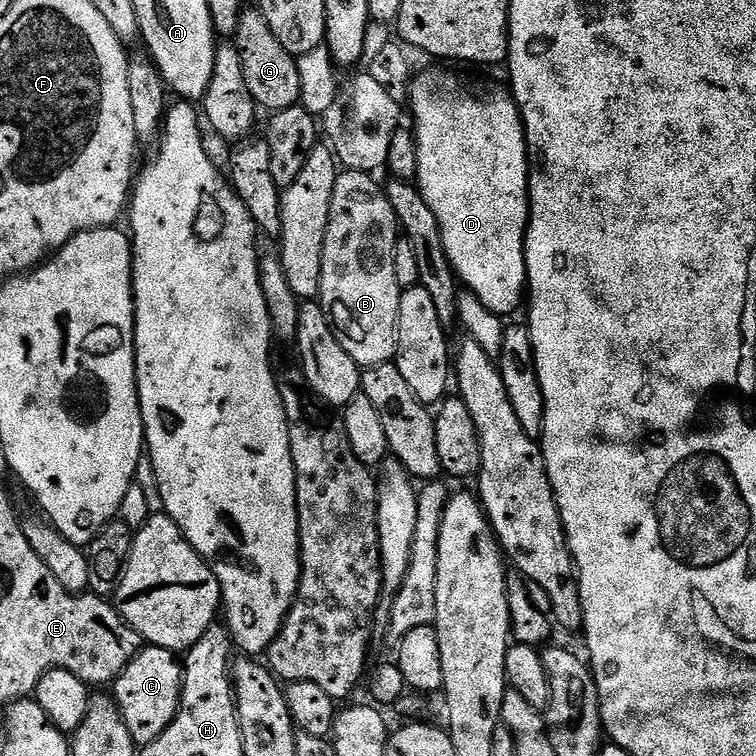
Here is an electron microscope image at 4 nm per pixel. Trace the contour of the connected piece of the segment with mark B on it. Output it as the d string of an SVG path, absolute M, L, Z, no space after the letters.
M344 170L337 175L322 254L318 297L318 303L324 307L324 313L332 324L332 331L338 342L342 342L342 350L346 350L346 354L350 354L350 358L354 358L361 369L395 361L398 302L402 291L394 274L394 254L398 239L396 215L388 201L387 191L381 185L379 188L372 179L366 172Z

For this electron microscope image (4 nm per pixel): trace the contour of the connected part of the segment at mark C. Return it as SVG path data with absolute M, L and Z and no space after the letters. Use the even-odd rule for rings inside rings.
M145 647L128 663L126 670L122 670L114 682L114 699L126 722L126 730L130 730L137 746L154 742L154 738L172 724L180 705L183 681L182 664L177 653L165 648Z

